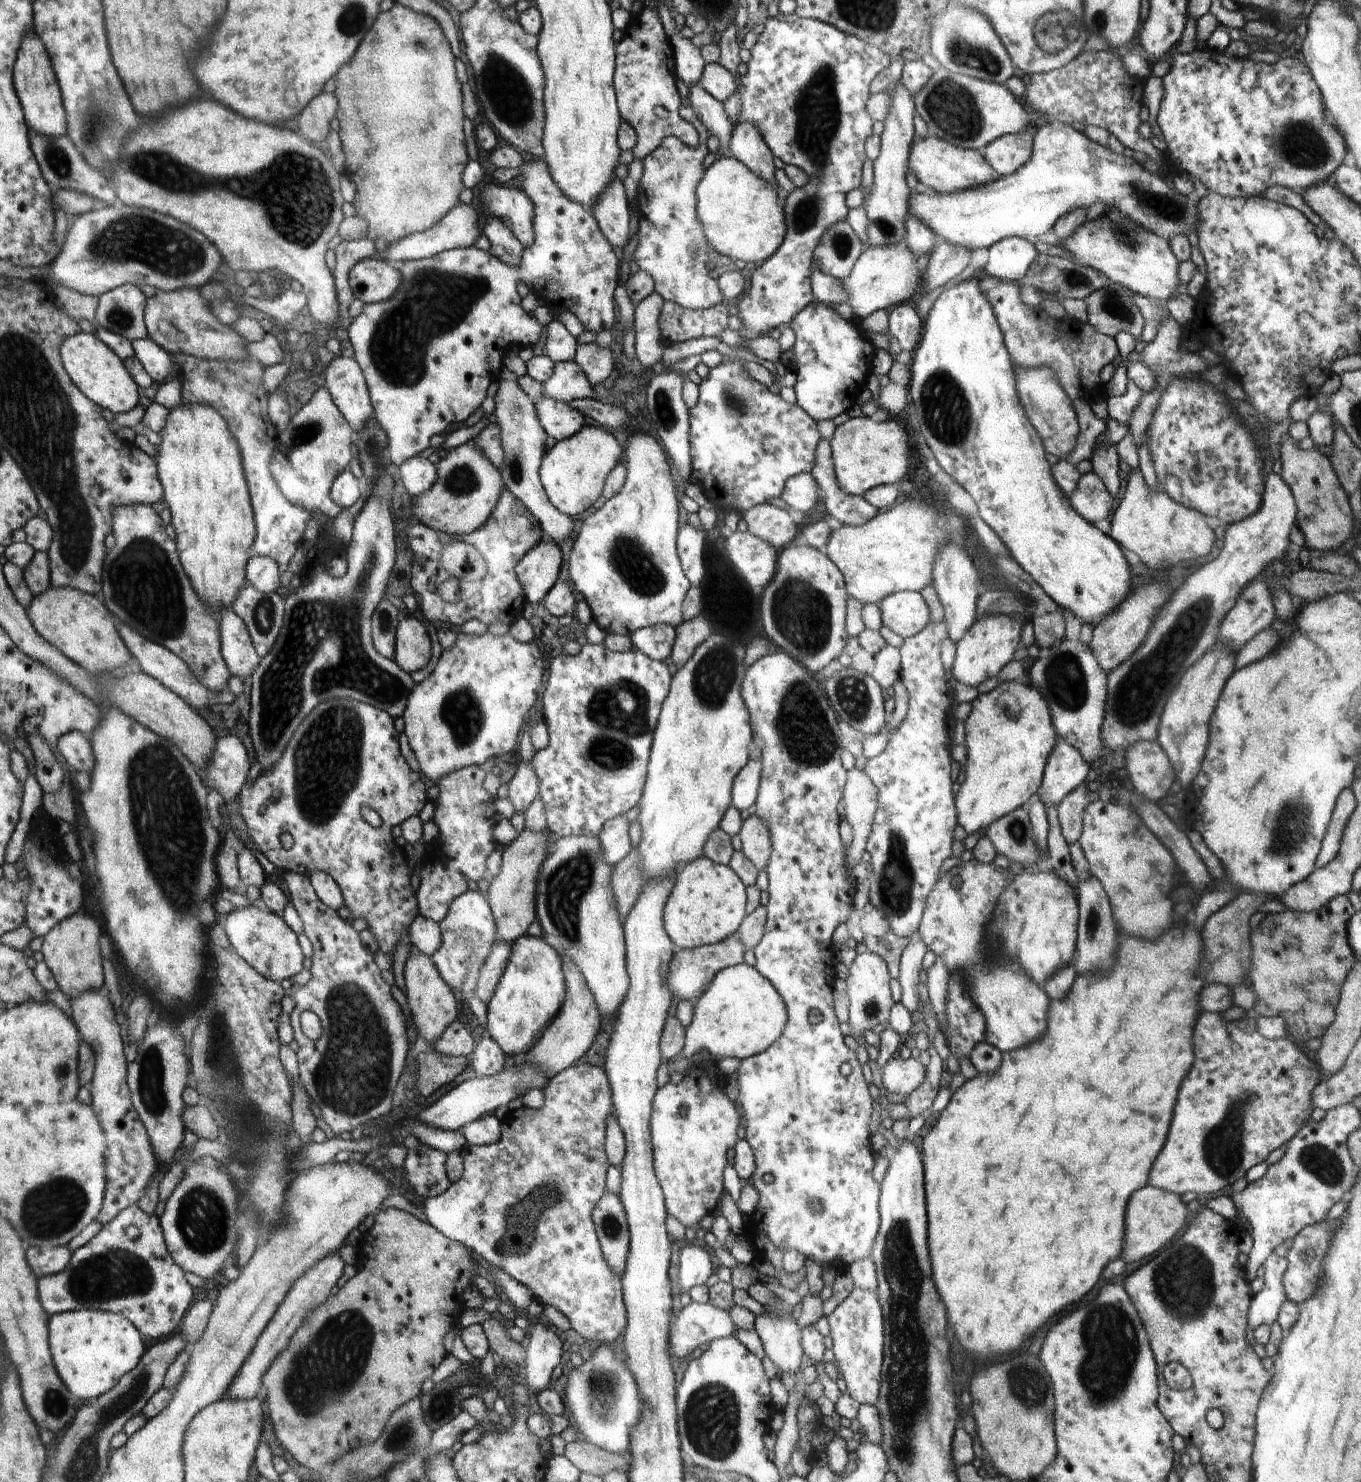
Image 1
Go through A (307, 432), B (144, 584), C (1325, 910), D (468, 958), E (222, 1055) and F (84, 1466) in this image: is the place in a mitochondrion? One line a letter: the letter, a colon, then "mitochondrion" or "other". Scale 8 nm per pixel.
A: mitochondrion
B: mitochondrion
C: other
D: mitochondrion
E: mitochondrion
F: mitochondrion

